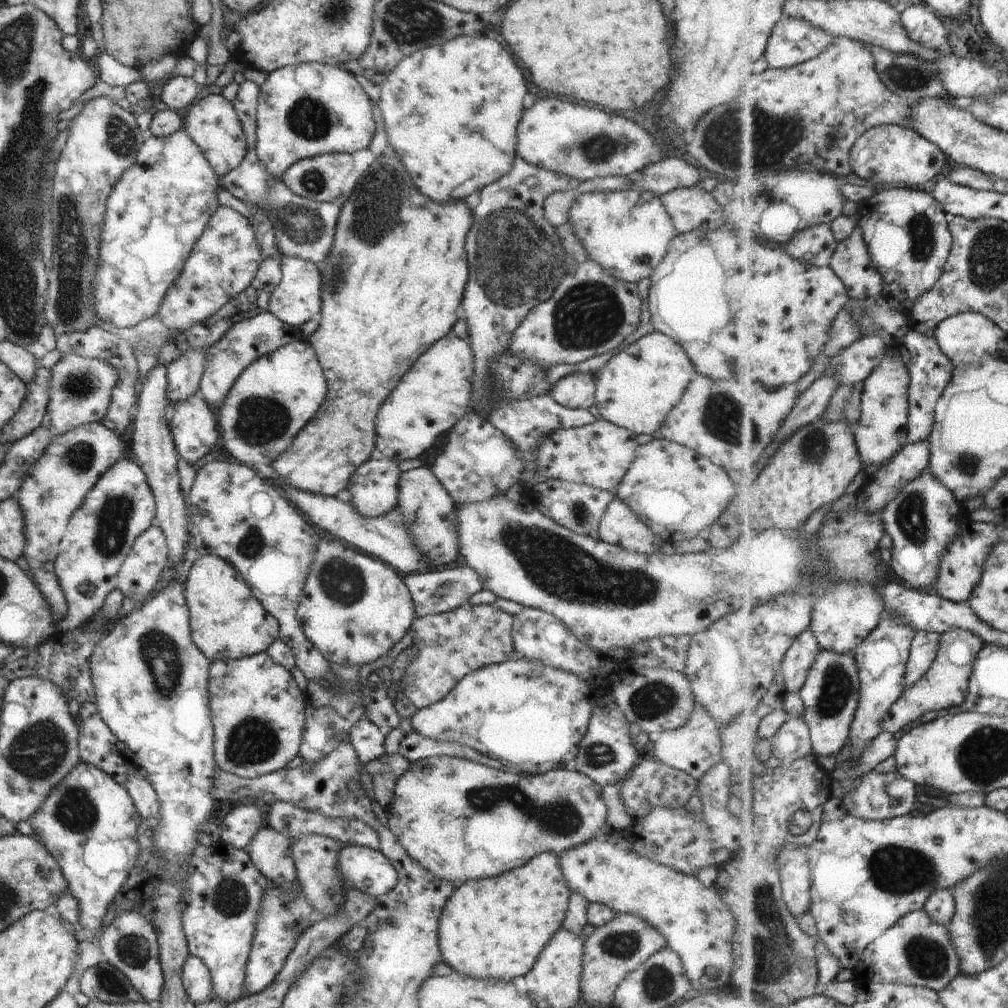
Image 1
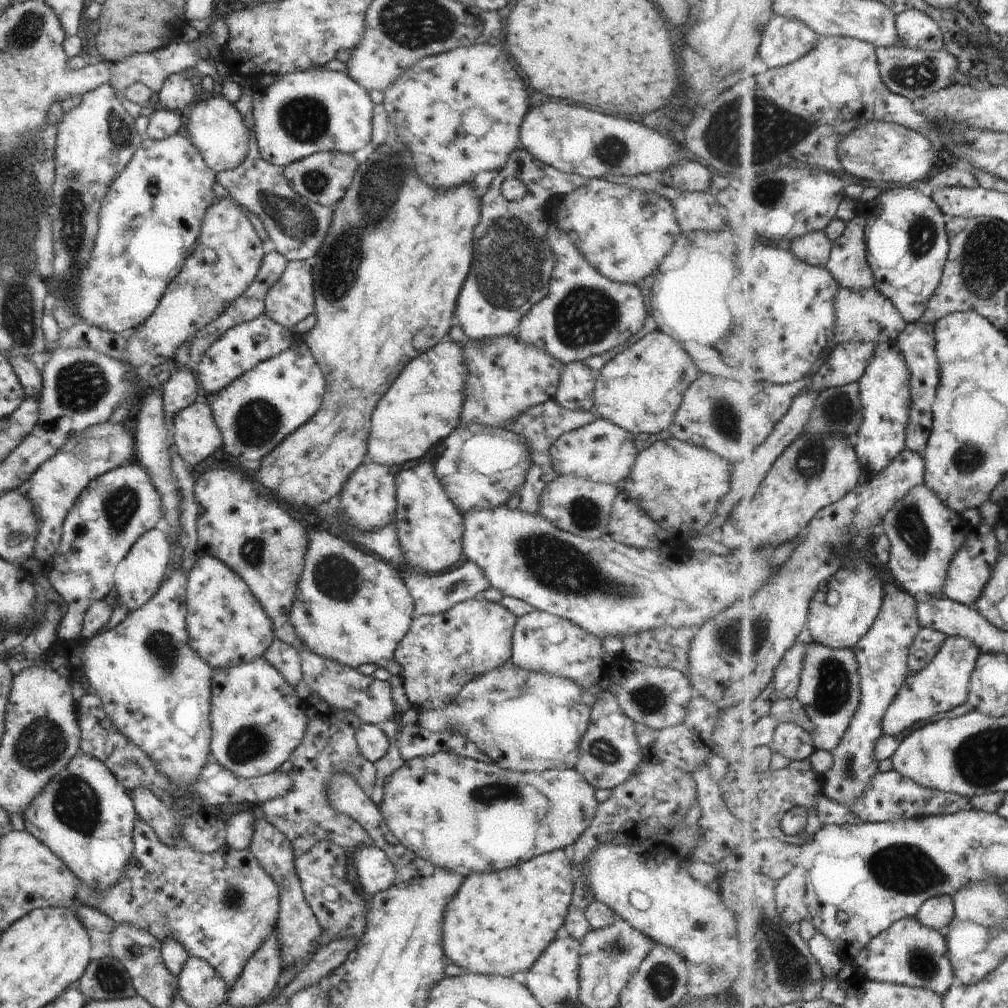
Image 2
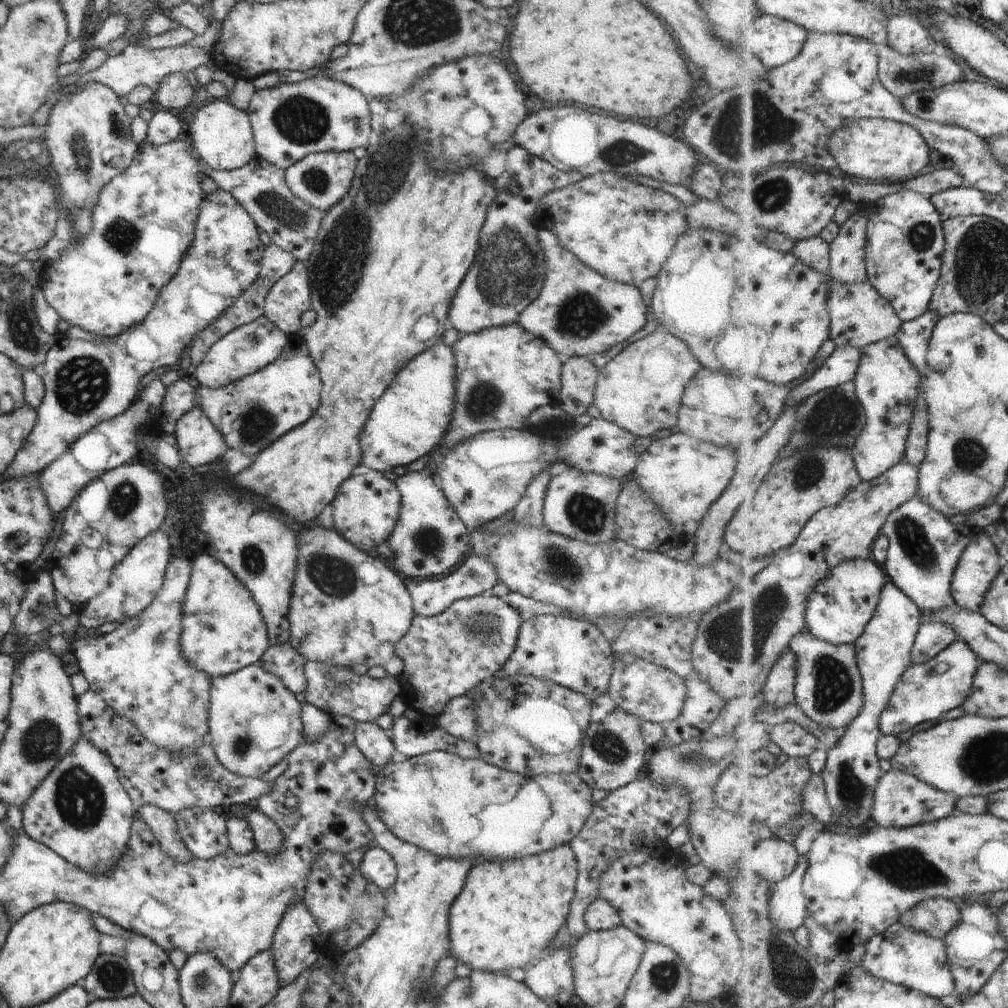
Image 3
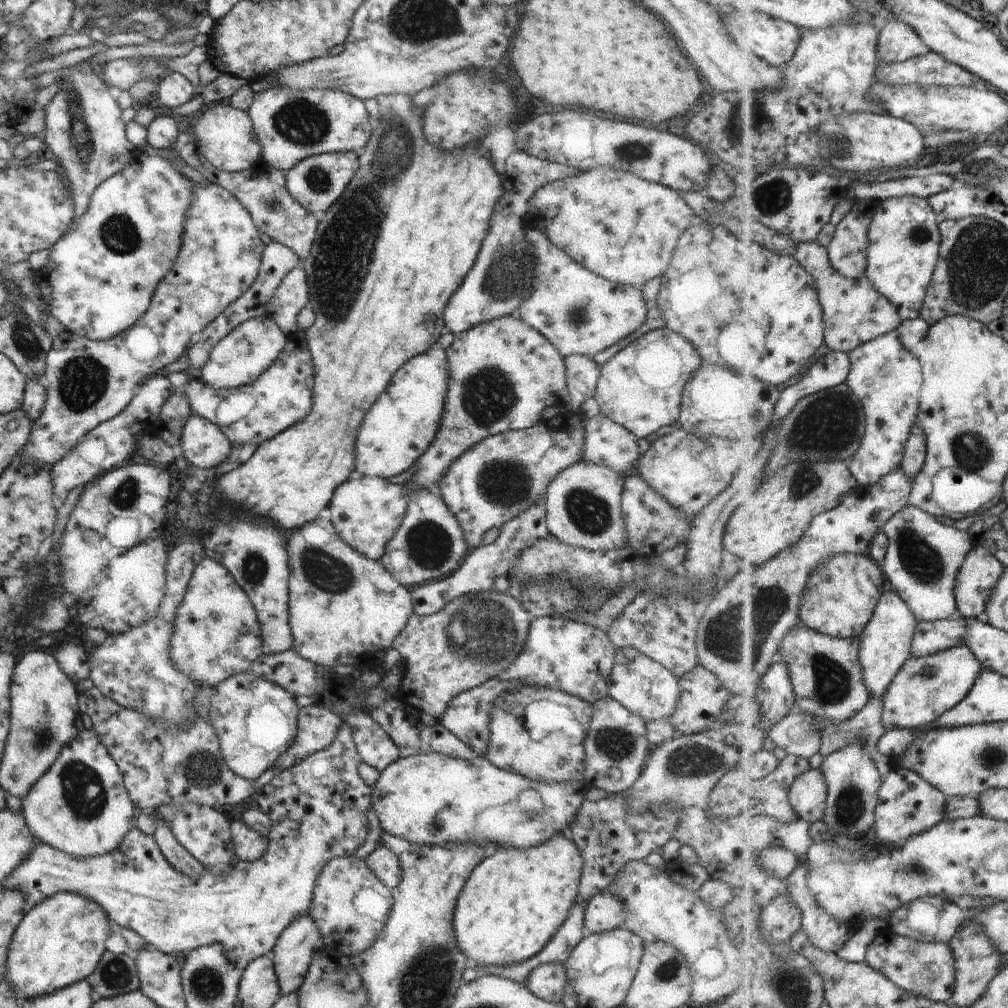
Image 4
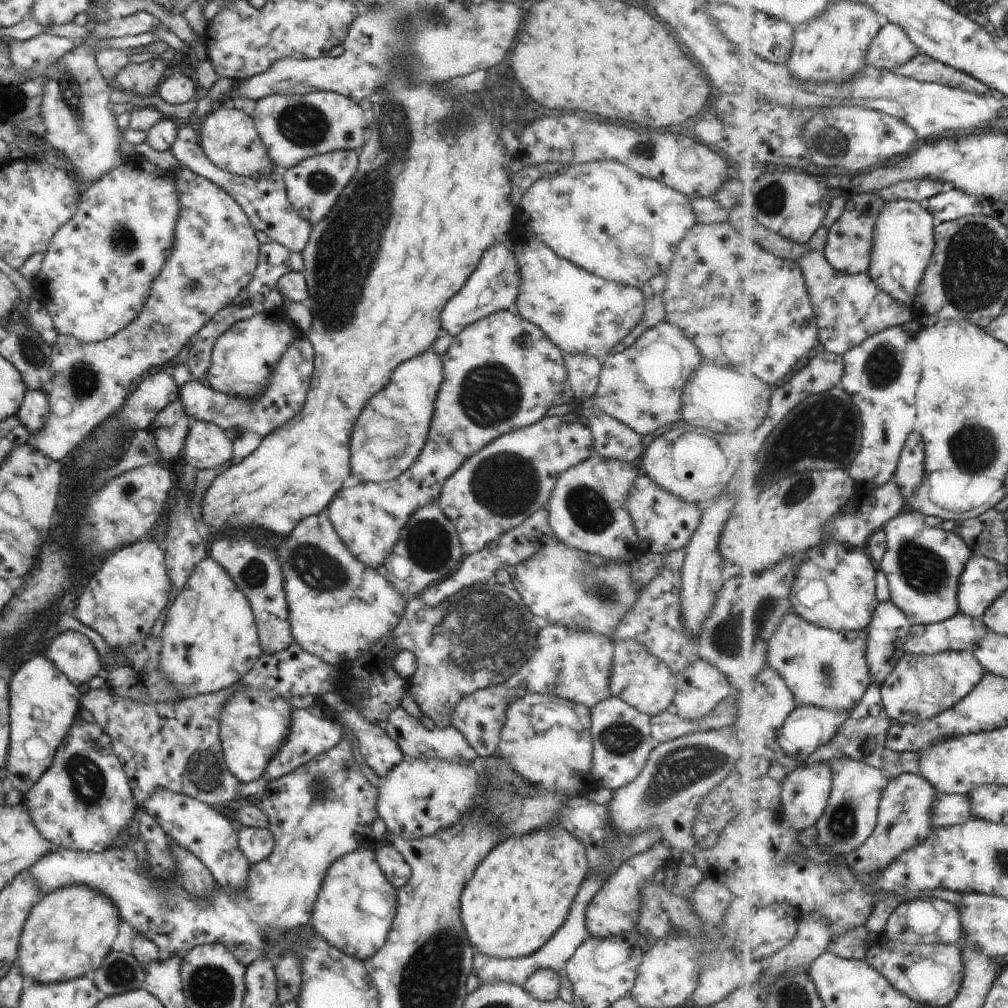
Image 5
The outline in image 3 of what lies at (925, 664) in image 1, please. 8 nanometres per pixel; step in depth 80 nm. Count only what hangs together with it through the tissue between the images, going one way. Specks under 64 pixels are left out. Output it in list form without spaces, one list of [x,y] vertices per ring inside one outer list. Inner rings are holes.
[[[924,621],[913,648],[913,664],[934,660],[956,641],[962,640],[959,632],[950,623]]]

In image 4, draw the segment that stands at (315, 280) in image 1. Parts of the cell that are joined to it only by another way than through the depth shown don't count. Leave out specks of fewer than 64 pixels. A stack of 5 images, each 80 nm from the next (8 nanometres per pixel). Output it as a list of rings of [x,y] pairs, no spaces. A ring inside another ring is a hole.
[[[302,268],[291,270],[277,286],[276,294],[267,304],[267,313],[287,335],[296,332],[297,312],[309,306],[307,276]]]

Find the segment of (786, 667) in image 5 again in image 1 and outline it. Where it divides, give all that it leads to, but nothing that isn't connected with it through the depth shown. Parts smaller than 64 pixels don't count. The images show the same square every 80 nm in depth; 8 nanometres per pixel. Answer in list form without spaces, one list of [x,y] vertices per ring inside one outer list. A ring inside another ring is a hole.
[[[822,650],[822,654],[818,656],[818,660],[812,668],[806,686],[800,692],[806,706],[804,718],[806,722],[809,722],[811,729],[813,752],[818,758],[840,755],[840,752],[847,748],[852,738],[853,726],[861,704],[861,690],[861,674],[859,664],[856,664],[855,654],[844,654],[842,656],[842,654],[836,654],[836,652],[830,652],[830,650]]]

